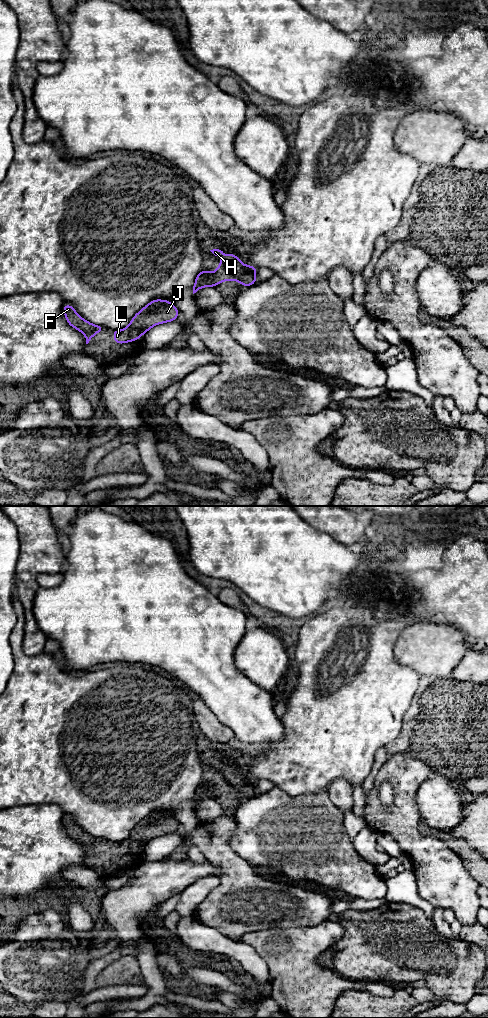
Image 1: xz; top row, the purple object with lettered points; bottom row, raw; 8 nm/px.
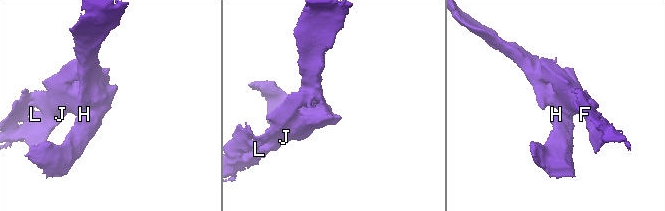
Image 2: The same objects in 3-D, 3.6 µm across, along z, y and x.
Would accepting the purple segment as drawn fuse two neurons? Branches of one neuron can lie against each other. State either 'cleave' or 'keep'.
keep

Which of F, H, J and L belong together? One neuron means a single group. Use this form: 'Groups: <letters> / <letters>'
Groups: F H J L

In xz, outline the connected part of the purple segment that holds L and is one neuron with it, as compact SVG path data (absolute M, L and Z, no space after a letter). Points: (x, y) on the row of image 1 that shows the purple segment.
M152 300L133 316L128 327L122 330L112 330L113 339L117 344L136 342L153 326L176 321L179 313L180 311L168 300Z

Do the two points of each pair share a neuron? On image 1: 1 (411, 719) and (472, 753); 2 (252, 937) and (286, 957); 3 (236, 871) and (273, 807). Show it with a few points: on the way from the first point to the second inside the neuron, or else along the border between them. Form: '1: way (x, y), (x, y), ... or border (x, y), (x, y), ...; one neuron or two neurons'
1: way (426, 732), (451, 732), (457, 738); one neuron
2: way (260, 940), (278, 949); one neuron
3: border (231, 838), (229, 841), (230, 847), (255, 867); two neurons

